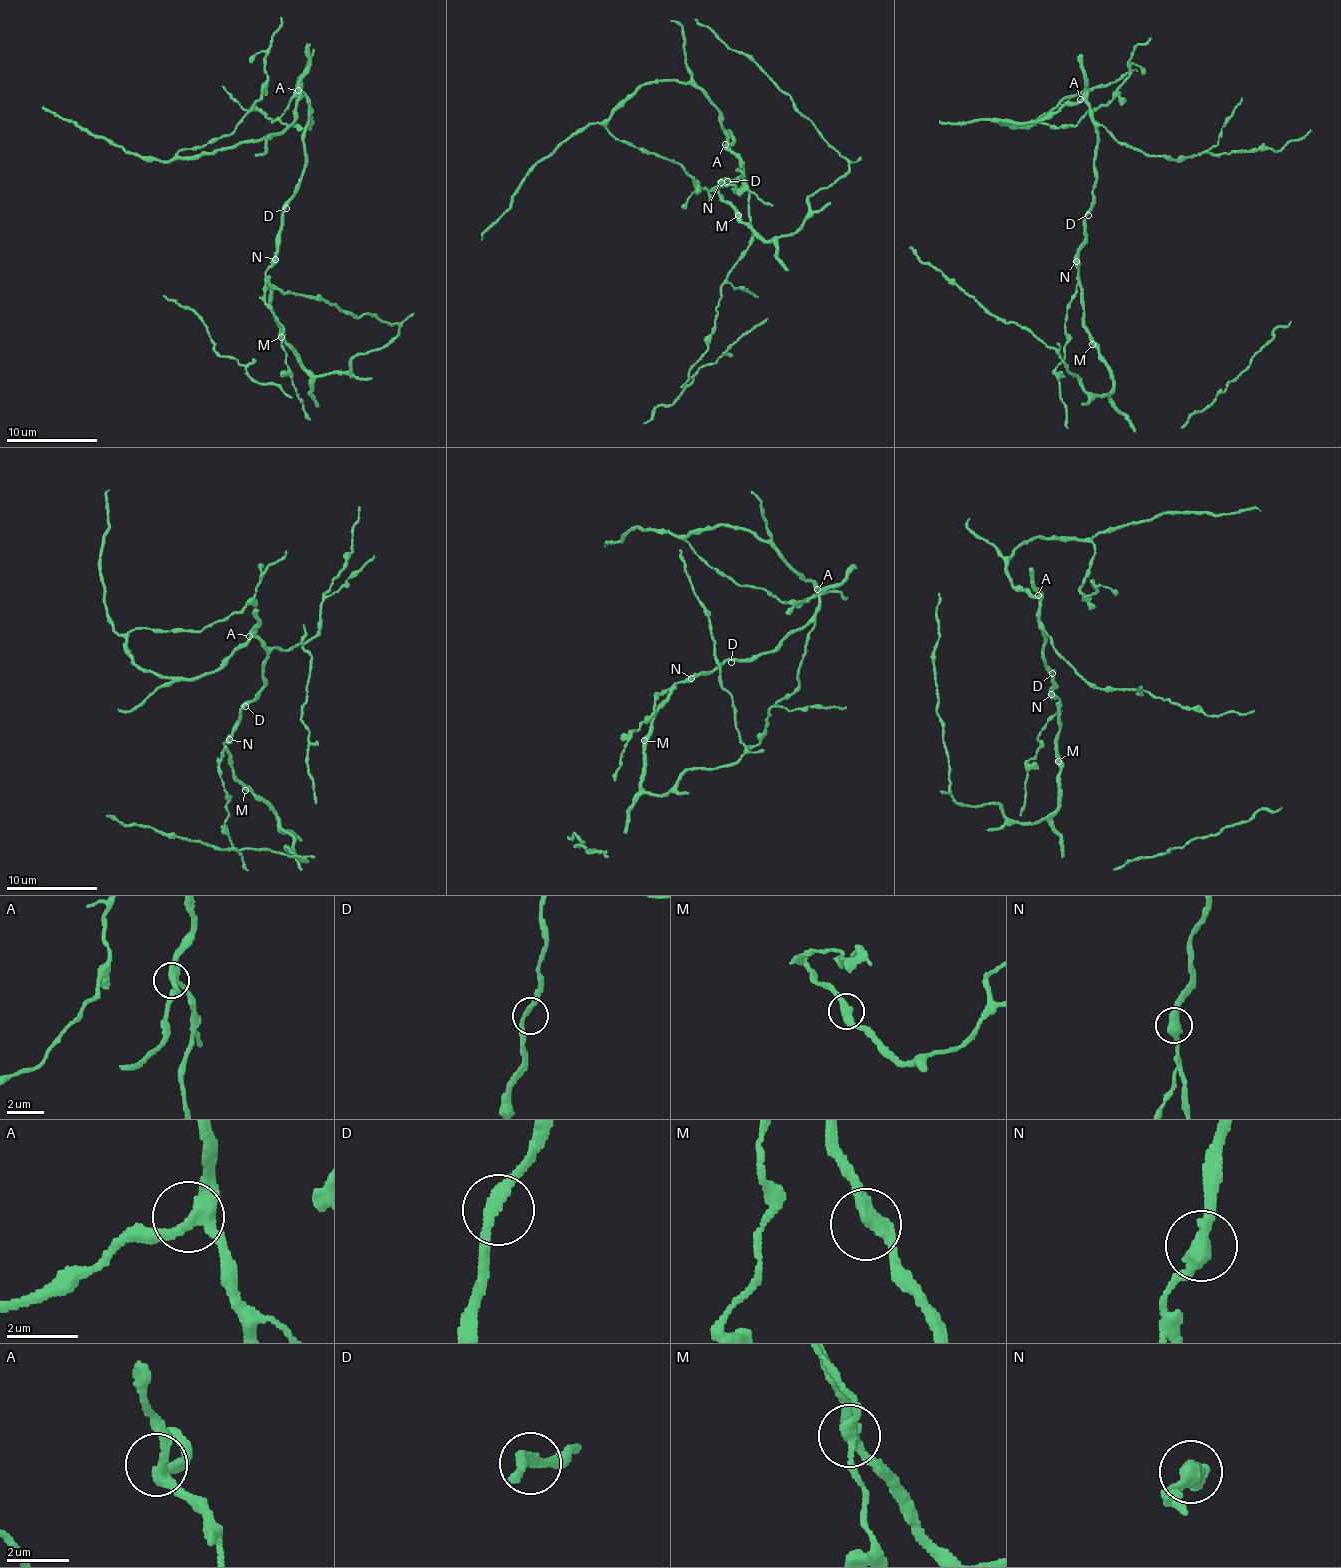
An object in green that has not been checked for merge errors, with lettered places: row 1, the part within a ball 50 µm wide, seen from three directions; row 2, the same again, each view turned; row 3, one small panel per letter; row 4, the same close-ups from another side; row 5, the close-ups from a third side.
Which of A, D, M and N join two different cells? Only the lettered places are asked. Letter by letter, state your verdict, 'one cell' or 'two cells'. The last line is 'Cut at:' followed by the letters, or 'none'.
A: one cell
D: one cell
M: one cell
N: two cells
Cut at: N

